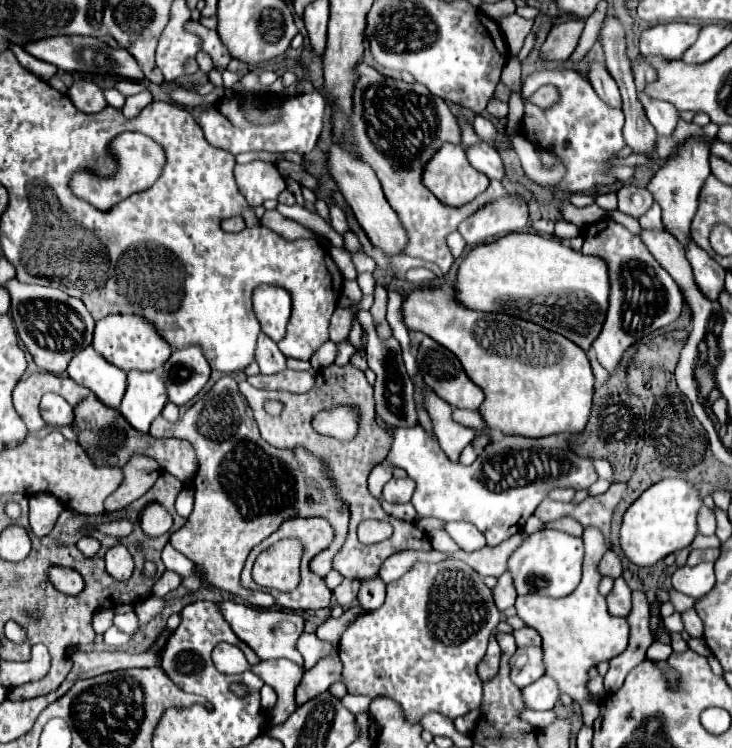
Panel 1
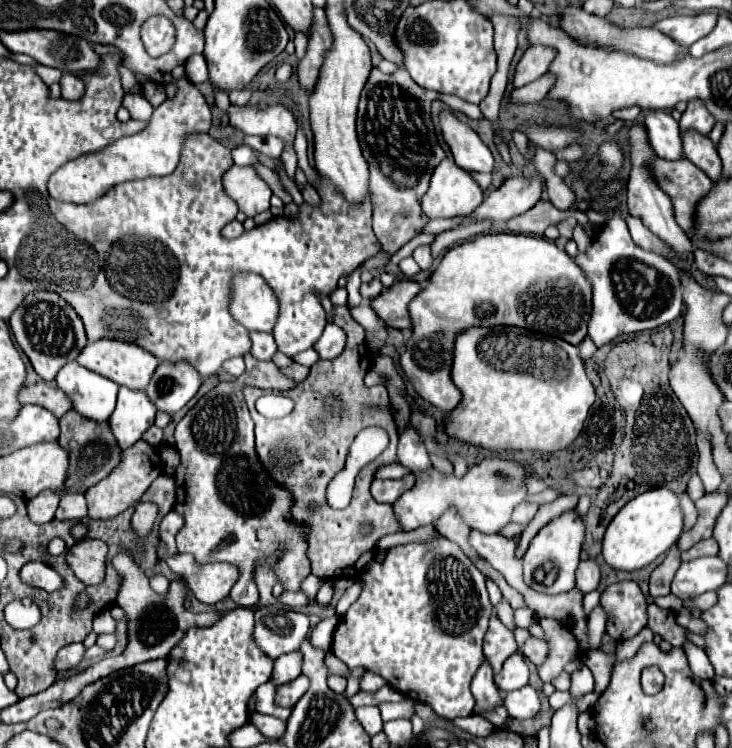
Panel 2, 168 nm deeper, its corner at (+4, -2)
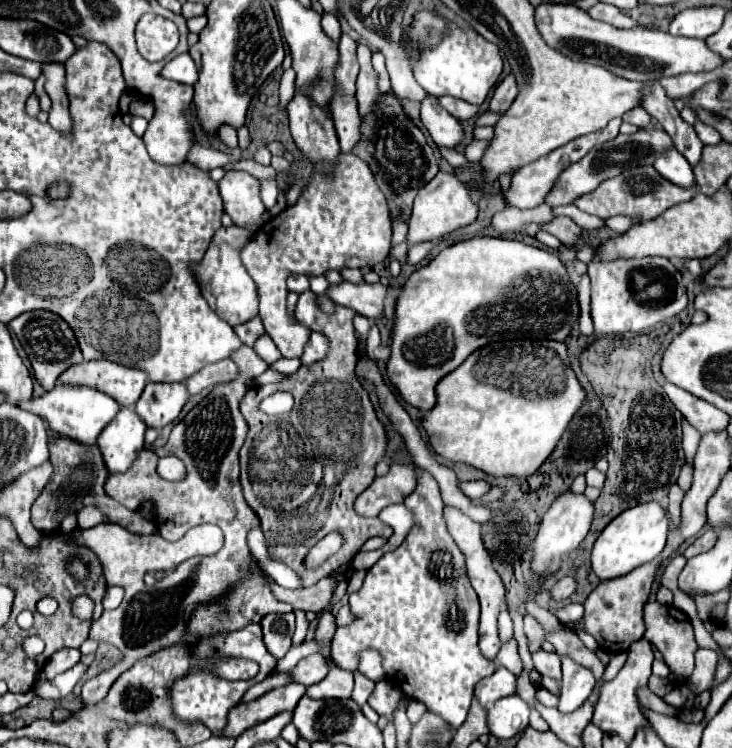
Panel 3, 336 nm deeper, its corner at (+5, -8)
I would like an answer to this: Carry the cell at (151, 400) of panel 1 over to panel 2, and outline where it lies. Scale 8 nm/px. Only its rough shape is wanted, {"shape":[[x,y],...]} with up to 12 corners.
{"shape":[[119,388],[109,418],[119,448],[153,426],[155,404],[145,392]]}

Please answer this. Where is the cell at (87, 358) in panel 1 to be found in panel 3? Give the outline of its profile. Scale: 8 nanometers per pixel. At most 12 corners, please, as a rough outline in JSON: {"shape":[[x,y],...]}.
{"shape":[[60,384],[18,406],[56,434],[94,444],[120,410],[88,386]]}

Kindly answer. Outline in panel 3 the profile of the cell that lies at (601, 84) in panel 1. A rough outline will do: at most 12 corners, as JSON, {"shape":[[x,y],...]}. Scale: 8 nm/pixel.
{"shape":[[634,108],[622,118],[638,128],[646,128],[650,114],[644,108]]}

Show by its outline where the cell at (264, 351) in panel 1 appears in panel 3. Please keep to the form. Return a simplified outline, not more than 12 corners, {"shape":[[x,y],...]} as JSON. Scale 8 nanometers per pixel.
{"shape":[[260,318],[234,326],[246,346],[254,346],[264,334]]}

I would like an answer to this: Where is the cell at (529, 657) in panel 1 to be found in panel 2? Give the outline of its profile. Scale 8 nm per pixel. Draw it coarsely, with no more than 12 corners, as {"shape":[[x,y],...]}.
{"shape":[[511,654],[493,676],[501,692],[523,688],[529,668],[521,654]]}

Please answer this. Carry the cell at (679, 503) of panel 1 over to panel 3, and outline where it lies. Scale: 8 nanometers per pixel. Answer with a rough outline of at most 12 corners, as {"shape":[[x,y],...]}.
{"shape":[[660,502],[624,510],[598,536],[592,570],[612,580],[660,556]]}

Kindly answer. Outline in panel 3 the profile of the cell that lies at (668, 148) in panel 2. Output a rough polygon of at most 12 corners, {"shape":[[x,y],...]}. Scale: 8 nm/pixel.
{"shape":[[676,148],[658,154],[654,168],[678,186],[694,186],[694,172]]}

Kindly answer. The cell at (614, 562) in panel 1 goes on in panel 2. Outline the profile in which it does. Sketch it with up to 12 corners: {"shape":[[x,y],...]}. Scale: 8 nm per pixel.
{"shape":[[593,560],[579,562],[575,590],[587,594],[599,584],[599,566]]}

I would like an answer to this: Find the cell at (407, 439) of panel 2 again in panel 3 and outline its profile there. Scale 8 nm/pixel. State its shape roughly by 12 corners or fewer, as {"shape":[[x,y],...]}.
{"shape":[[418,468],[416,524],[350,594],[332,660],[450,726],[496,664],[480,602]]}

